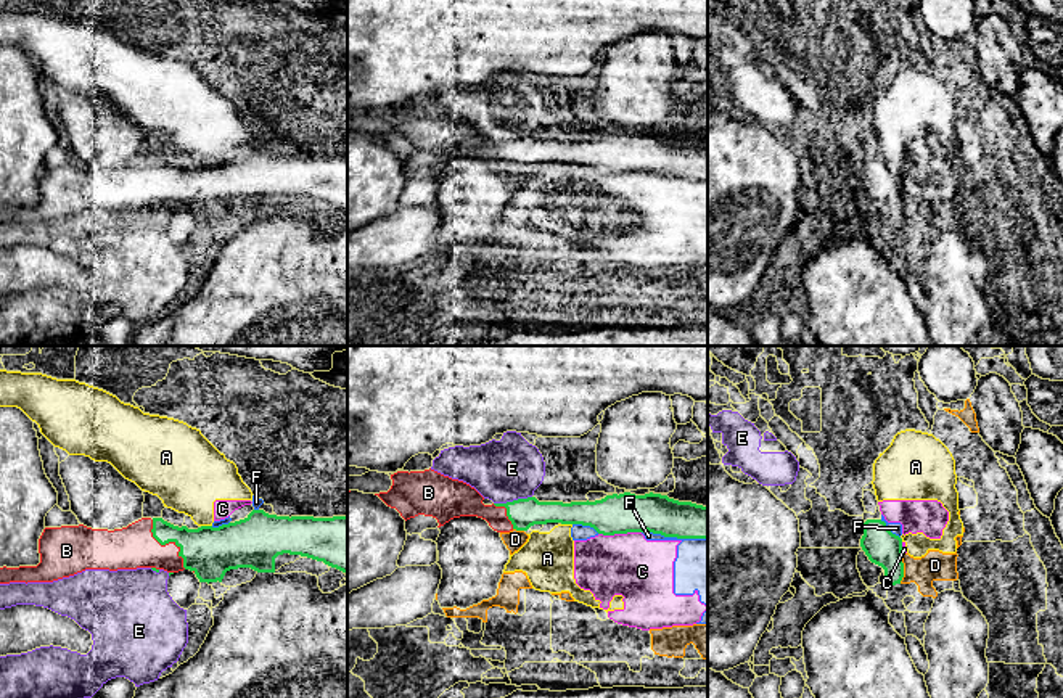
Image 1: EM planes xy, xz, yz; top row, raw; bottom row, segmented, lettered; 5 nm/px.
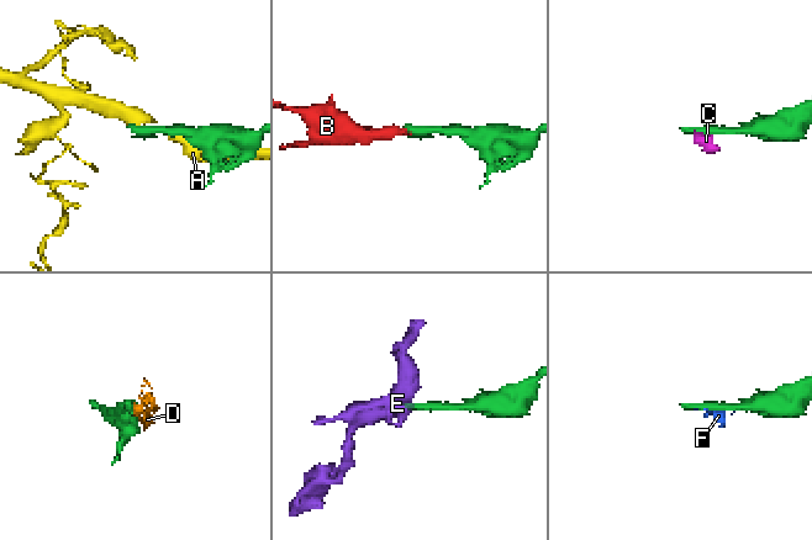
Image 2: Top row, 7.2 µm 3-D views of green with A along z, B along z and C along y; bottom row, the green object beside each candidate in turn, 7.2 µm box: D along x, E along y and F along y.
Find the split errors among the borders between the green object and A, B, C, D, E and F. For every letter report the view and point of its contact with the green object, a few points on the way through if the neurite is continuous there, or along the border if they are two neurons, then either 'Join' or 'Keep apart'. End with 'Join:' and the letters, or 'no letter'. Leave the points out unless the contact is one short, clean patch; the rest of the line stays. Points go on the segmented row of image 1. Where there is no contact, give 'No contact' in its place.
A: Touches green at xy (206, 526). Keep apart
B: Touches green at xy (168, 542). Path across: xy (209, 552), (179, 549), (168, 542), (131, 547). Join
C: Touches green at xz (619, 533). Boundary: xz (640, 531), (599, 534). Keep apart
D: Touches green at yz (902, 568). Keep apart
E: Touches green at xz (513, 500). Boundary: xz (531, 496), (494, 504). Keep apart
F: Touches green at xz (674, 536). Keep apart
Join: B

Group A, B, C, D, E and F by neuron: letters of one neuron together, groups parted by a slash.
A C D F / B / E

